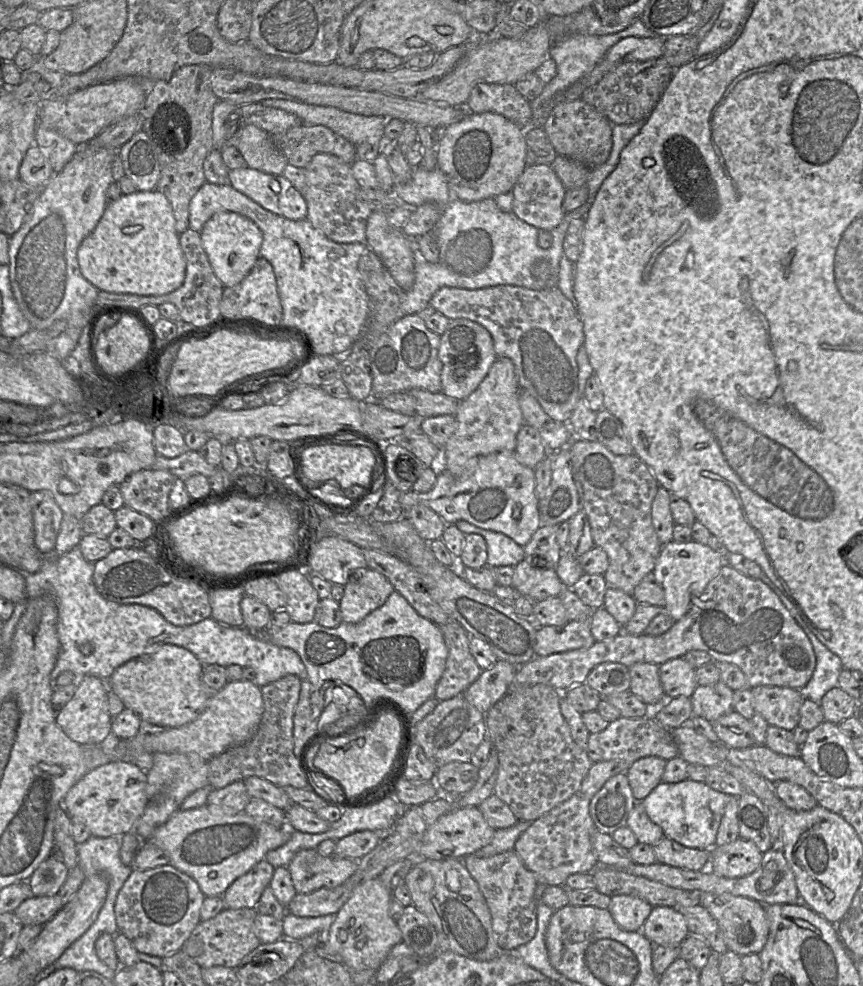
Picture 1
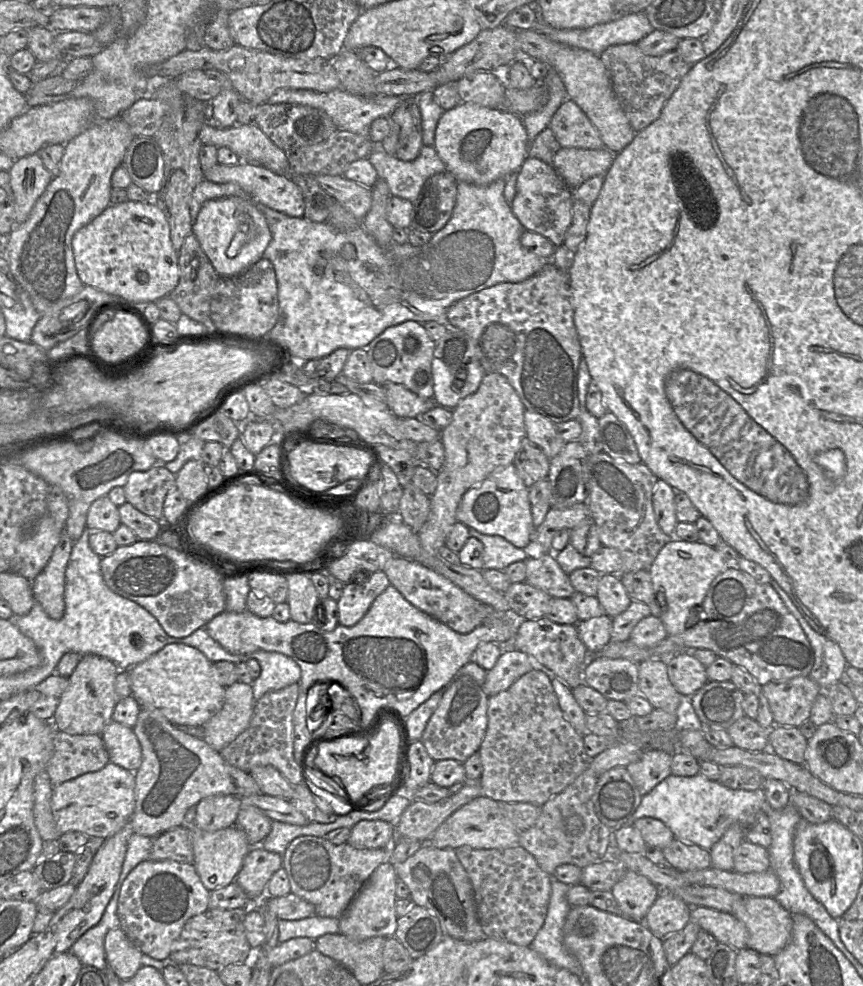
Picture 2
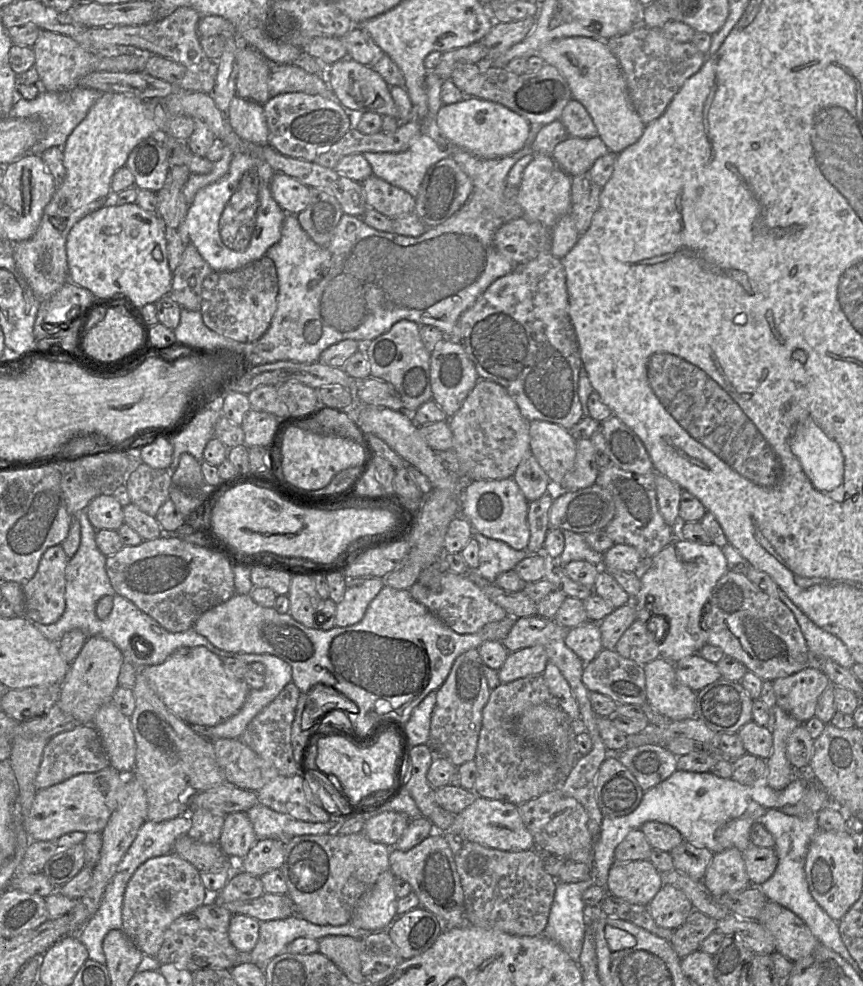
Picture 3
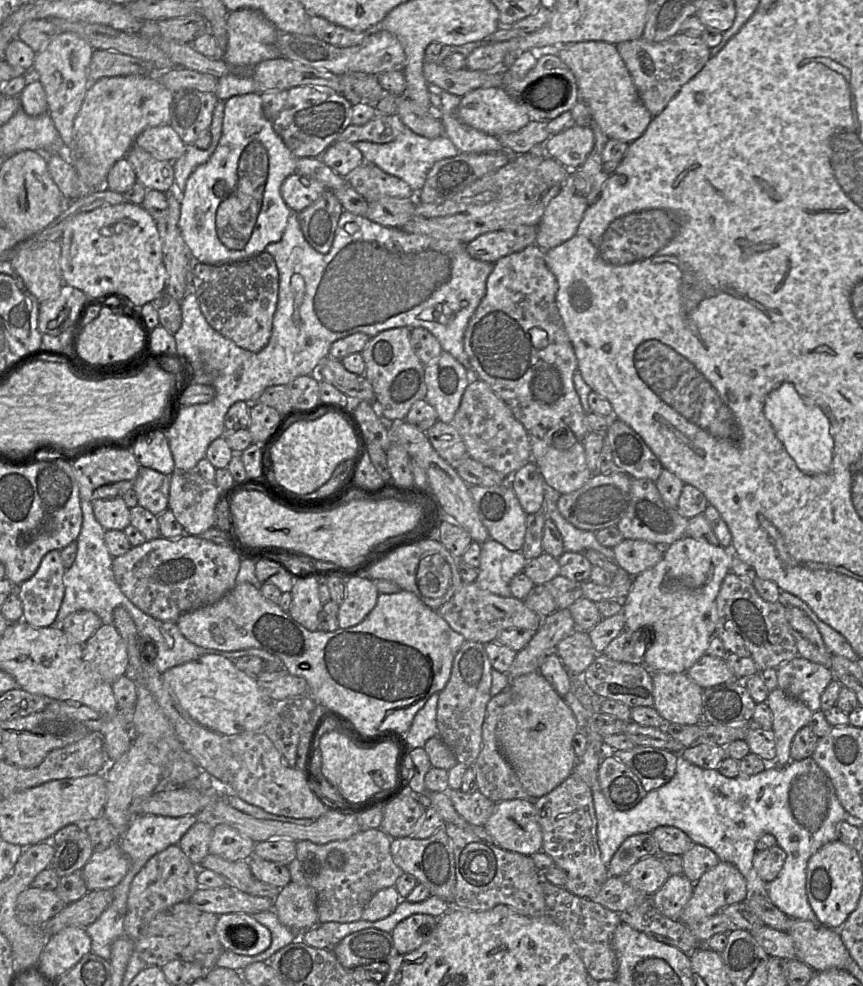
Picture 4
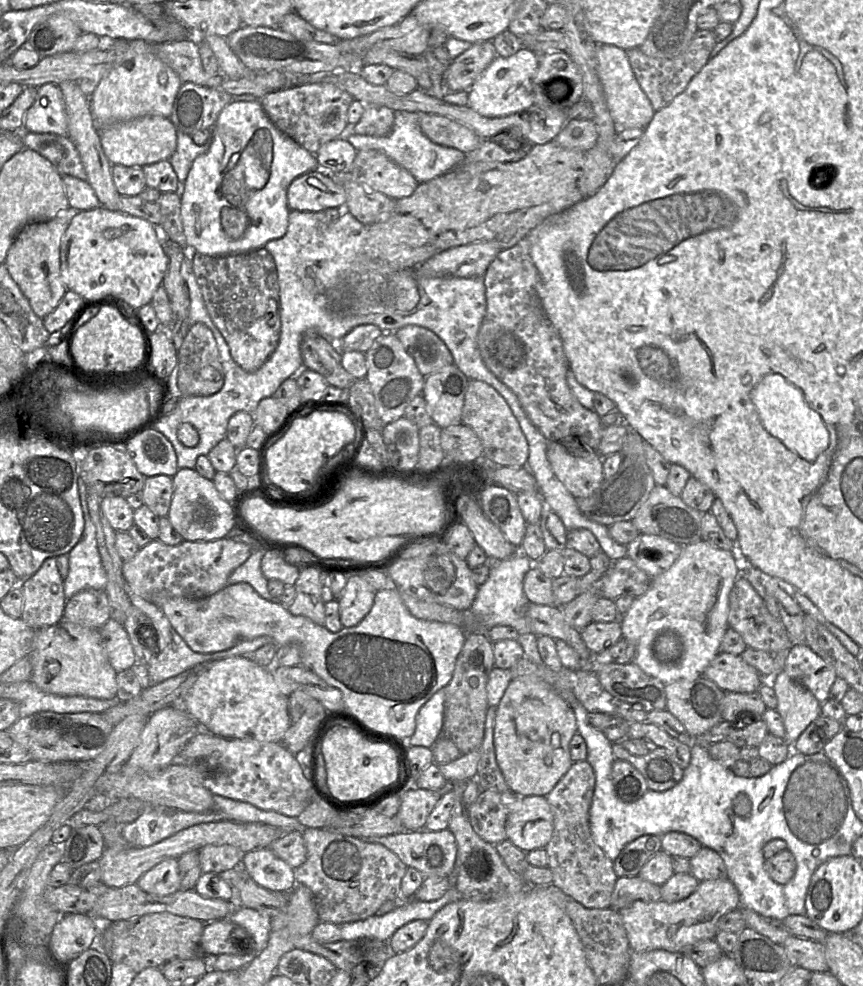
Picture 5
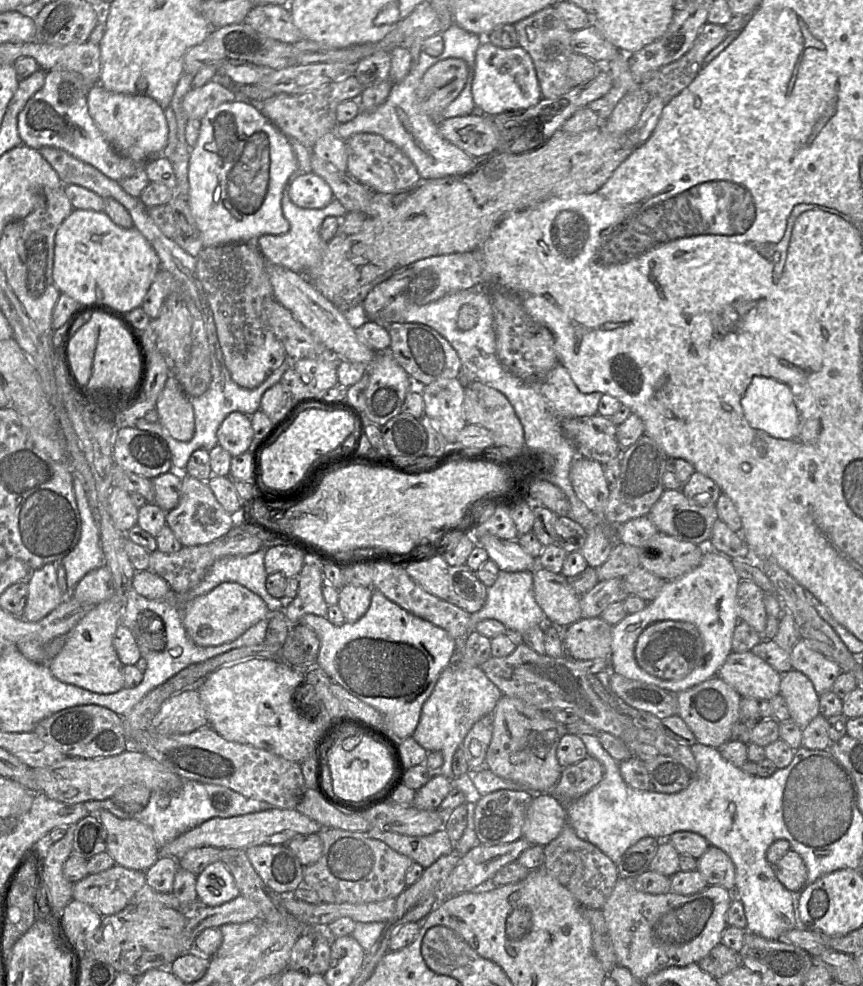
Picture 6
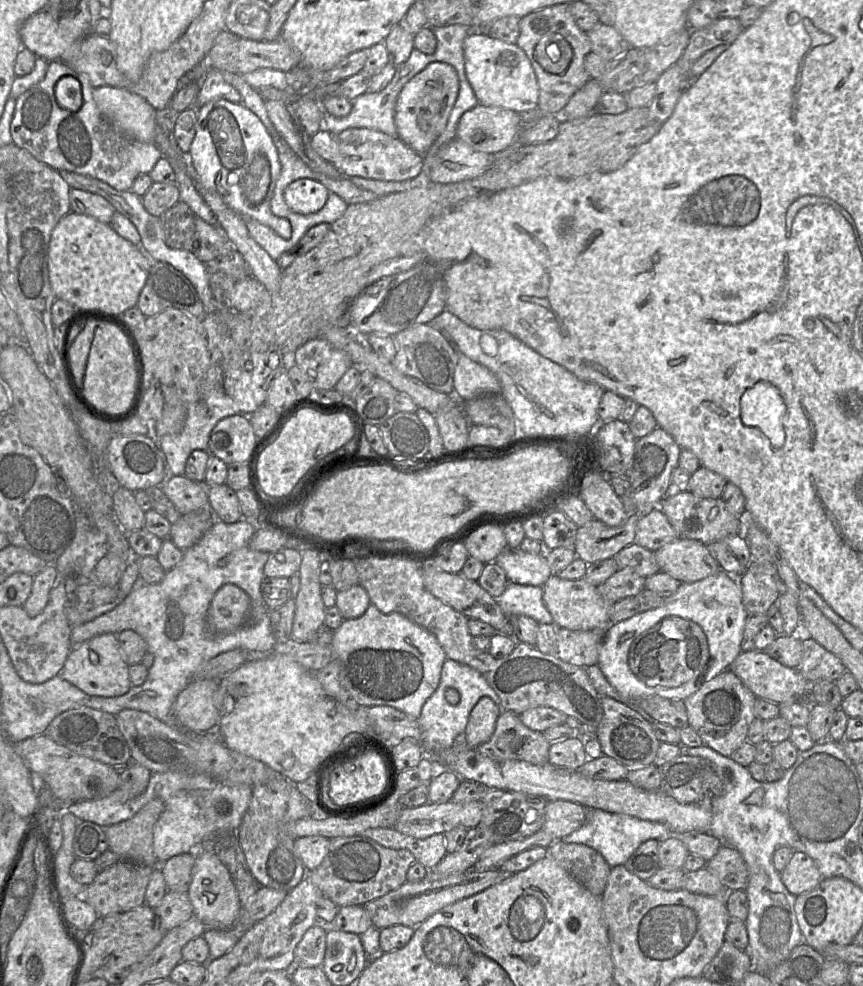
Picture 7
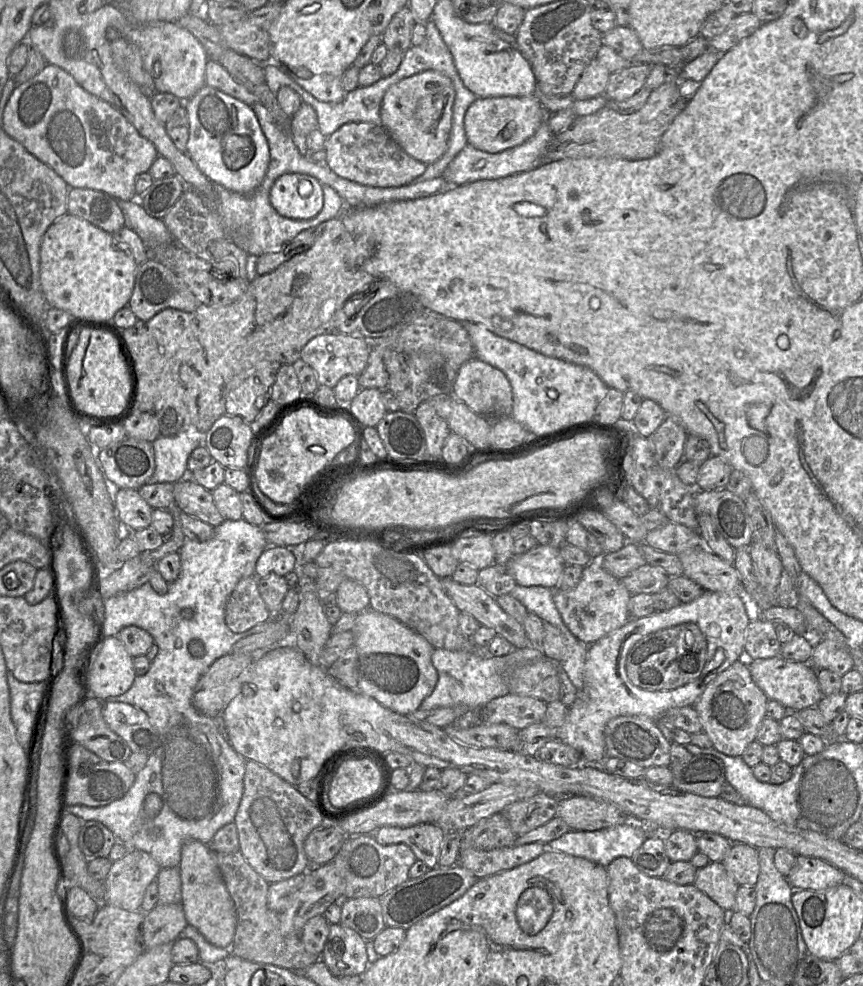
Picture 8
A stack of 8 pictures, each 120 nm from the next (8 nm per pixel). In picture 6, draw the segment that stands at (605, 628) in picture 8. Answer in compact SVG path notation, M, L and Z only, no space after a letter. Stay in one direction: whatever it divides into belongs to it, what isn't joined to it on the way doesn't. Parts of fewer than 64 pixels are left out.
M537 567L533 572L534 596L543 610L547 623L564 629L582 618L581 596L576 593L568 582L567 577L561 573L555 574L543 567Z

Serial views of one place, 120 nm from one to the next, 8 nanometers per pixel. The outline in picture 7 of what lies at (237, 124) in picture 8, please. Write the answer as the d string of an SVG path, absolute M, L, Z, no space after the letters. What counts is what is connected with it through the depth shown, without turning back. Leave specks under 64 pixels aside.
M218 99L197 108L195 137L188 152L188 159L203 186L218 192L233 211L245 219L254 219L270 227L284 239L291 237L290 222L275 216L270 209L275 185L281 172L277 148L261 120L243 104Z

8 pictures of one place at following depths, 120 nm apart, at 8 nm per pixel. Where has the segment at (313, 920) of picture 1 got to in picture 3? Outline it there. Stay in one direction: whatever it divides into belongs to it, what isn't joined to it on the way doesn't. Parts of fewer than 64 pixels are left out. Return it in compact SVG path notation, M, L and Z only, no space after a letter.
M294 914L288 918L285 919L277 919L277 920L268 920L268 921L259 921L260 928L259 928L259 939L255 946L255 948L252 950L251 953L240 953L238 955L237 964L245 963L245 962L252 962L259 966L265 966L272 958L275 956L282 954L285 952L287 946L294 941L297 938L300 937L307 937L307 938L314 938L314 939L321 939L328 935L342 935L342 936L351 936L357 939L363 938L367 935L370 935L373 932L382 932L382 931L368 931L362 928L355 927L350 922L348 922L345 925L339 925L339 926L332 926L332 925L316 925L313 924L300 915Z

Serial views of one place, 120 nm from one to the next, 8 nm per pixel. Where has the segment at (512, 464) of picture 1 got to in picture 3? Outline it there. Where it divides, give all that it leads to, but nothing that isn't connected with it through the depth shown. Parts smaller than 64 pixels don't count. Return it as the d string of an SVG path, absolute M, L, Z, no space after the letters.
M511 478L495 480L478 480L468 484L461 496L461 515L471 524L475 532L485 537L501 540L515 550L525 550L529 543L528 504L519 486Z

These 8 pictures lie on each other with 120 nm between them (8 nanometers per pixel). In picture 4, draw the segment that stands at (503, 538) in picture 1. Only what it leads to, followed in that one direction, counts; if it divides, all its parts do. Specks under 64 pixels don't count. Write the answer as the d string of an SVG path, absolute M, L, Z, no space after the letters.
M488 539L481 544L480 561L476 585L493 594L510 597L510 581L523 571L527 559L521 551L511 551Z

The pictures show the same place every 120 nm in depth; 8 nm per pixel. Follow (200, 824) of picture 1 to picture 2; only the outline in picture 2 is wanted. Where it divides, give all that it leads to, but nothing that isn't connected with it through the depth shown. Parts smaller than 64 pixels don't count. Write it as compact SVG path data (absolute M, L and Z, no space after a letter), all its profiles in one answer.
M192 824L186 826L193 846L193 865L203 886L208 891L214 891L234 882L243 859L255 847L250 845L245 832L235 825L213 832L203 831Z

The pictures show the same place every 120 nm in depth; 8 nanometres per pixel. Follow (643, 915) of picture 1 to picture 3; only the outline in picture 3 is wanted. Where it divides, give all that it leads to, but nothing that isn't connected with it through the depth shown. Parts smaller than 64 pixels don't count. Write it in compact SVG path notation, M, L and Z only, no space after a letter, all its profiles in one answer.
M635 860L631 862L615 862L611 867L606 882L608 893L631 904L648 905L664 885L662 873L650 860Z

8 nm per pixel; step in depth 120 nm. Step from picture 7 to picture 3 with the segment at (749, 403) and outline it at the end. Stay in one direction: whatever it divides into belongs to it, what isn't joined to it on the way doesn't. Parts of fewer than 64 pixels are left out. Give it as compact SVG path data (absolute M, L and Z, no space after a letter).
M810 421L808 427L795 430L790 447L817 489L832 490L841 484L844 478L843 452Z

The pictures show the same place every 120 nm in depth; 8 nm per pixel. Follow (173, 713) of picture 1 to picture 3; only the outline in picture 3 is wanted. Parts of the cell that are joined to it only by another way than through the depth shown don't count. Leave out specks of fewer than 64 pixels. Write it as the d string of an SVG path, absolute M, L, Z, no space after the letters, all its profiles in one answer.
M203 646L182 647L163 663L143 667L140 671L168 709L189 725L215 726L226 721L241 709L250 691L248 684L243 679L237 679L218 655Z

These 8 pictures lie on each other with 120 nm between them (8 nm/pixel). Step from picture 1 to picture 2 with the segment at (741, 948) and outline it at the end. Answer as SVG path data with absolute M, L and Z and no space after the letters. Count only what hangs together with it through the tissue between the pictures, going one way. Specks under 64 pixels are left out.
M742 897L734 903L732 914L747 928L746 948L761 955L775 956L791 938L792 913L775 897Z

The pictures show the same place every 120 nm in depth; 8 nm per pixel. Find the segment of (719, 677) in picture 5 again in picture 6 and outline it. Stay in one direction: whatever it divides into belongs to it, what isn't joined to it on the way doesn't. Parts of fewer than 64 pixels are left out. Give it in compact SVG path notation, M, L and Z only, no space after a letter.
M732 651L716 676L741 697L770 700L780 695L781 674L752 651Z

